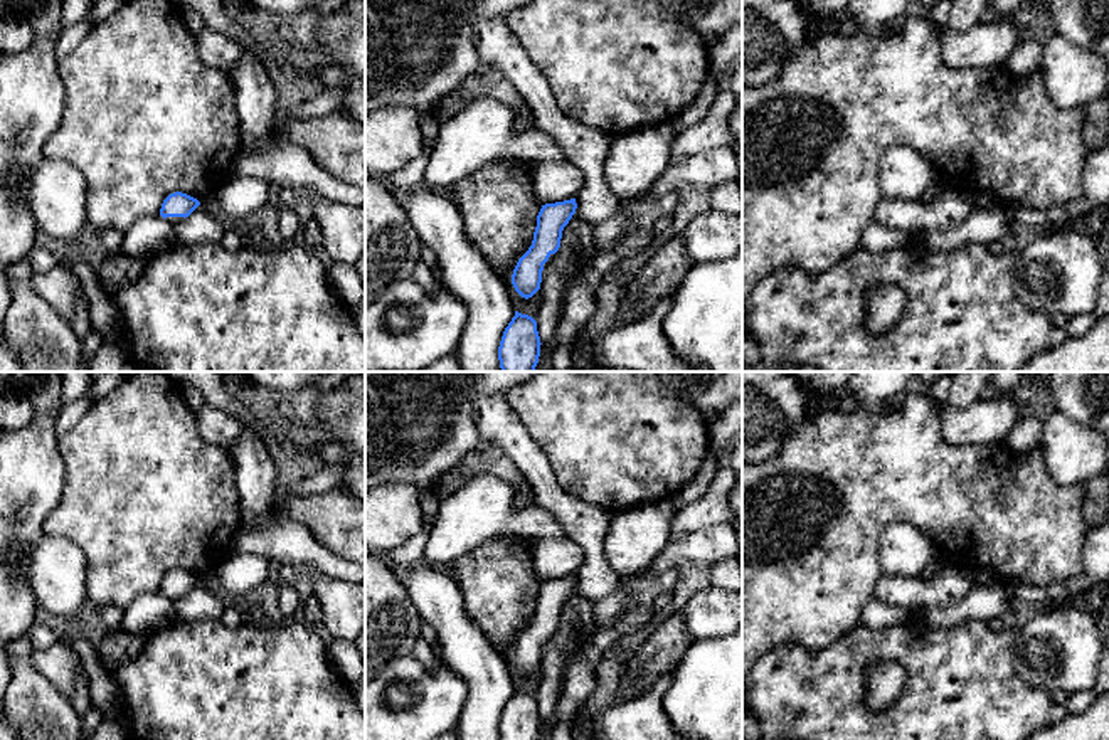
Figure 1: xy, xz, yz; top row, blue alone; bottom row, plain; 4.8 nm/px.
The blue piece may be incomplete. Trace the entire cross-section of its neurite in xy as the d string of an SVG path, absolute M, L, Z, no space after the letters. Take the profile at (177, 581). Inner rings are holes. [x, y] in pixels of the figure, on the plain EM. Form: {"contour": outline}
{"contour": "M175 568L170 570L160 585L160 592L163 595L167 594L188 594L197 584L200 582L200 579L187 570L182 568Z"}

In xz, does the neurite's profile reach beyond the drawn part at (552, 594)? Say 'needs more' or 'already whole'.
already whole

